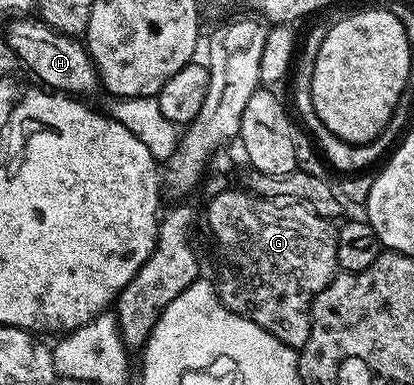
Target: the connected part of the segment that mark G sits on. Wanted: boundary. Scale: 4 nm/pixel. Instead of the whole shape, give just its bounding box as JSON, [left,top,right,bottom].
[207,186,337,350]

